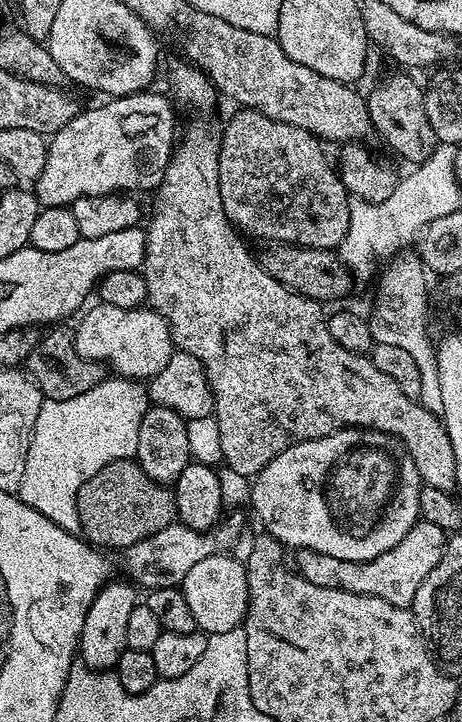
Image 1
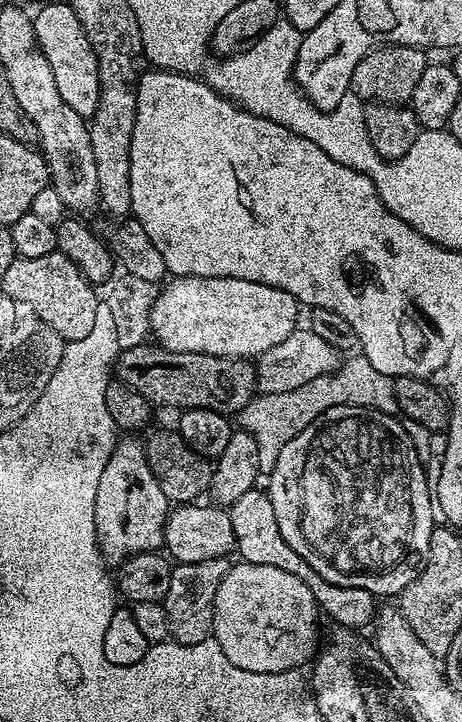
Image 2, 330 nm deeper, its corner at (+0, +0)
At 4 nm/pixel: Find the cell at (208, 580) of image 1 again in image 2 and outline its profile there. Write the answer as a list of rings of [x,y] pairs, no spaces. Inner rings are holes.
[[[236,562],[220,579],[218,594],[214,594],[212,636],[234,666],[254,674],[278,674],[303,669],[303,664],[305,667],[315,657],[318,651],[316,639],[320,636],[319,620],[322,620],[322,612],[310,586],[306,586],[301,576],[280,570],[278,566]]]

